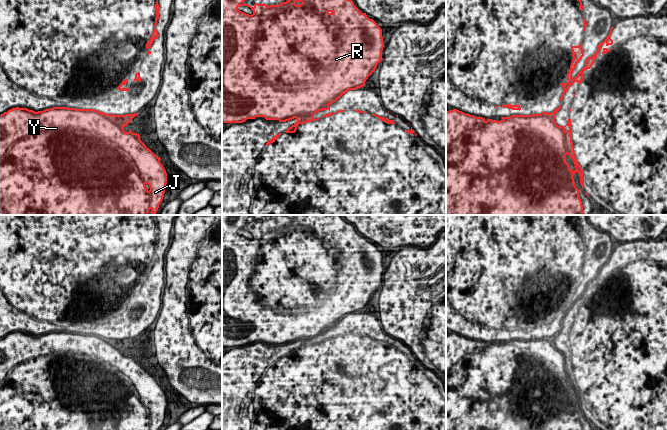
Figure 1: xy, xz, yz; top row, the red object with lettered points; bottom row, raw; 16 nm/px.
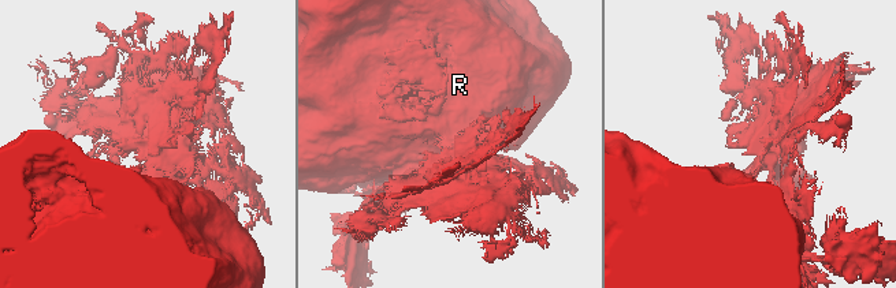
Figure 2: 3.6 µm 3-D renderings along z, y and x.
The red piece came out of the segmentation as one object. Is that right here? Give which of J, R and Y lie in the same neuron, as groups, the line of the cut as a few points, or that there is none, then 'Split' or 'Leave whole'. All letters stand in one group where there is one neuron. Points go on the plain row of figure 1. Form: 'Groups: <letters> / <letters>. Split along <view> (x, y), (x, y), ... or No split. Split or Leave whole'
Groups: J Y / R. Split along xz (337, 273), (334, 289), (319, 306), (318, 322). Split

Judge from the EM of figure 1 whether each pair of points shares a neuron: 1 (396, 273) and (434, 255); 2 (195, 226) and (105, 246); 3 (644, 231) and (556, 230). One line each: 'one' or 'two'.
1: one
2: two
3: two

